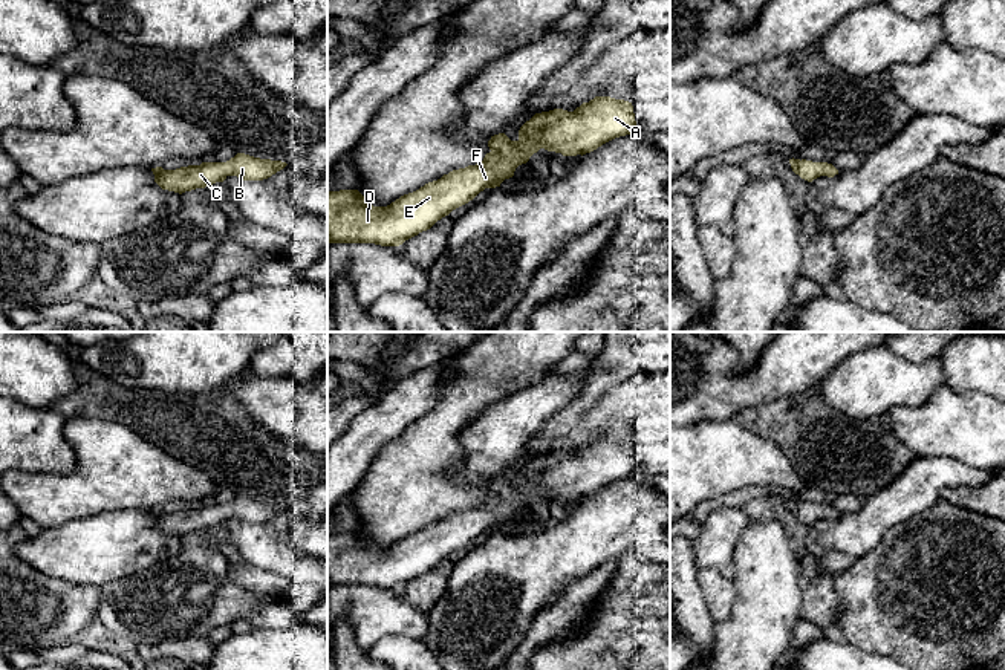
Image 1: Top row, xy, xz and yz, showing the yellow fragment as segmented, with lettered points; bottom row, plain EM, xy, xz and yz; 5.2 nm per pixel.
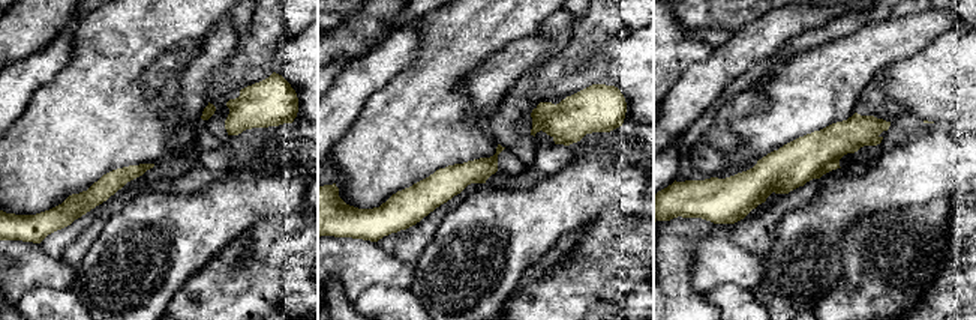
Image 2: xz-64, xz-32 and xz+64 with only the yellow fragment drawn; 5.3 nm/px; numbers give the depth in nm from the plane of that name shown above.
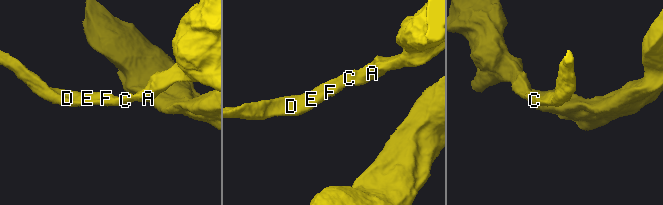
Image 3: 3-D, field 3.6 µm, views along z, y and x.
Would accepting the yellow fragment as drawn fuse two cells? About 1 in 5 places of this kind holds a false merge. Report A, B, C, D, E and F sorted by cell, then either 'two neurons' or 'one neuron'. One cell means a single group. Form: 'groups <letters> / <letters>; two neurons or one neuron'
groups A B C D E F; one neuron

